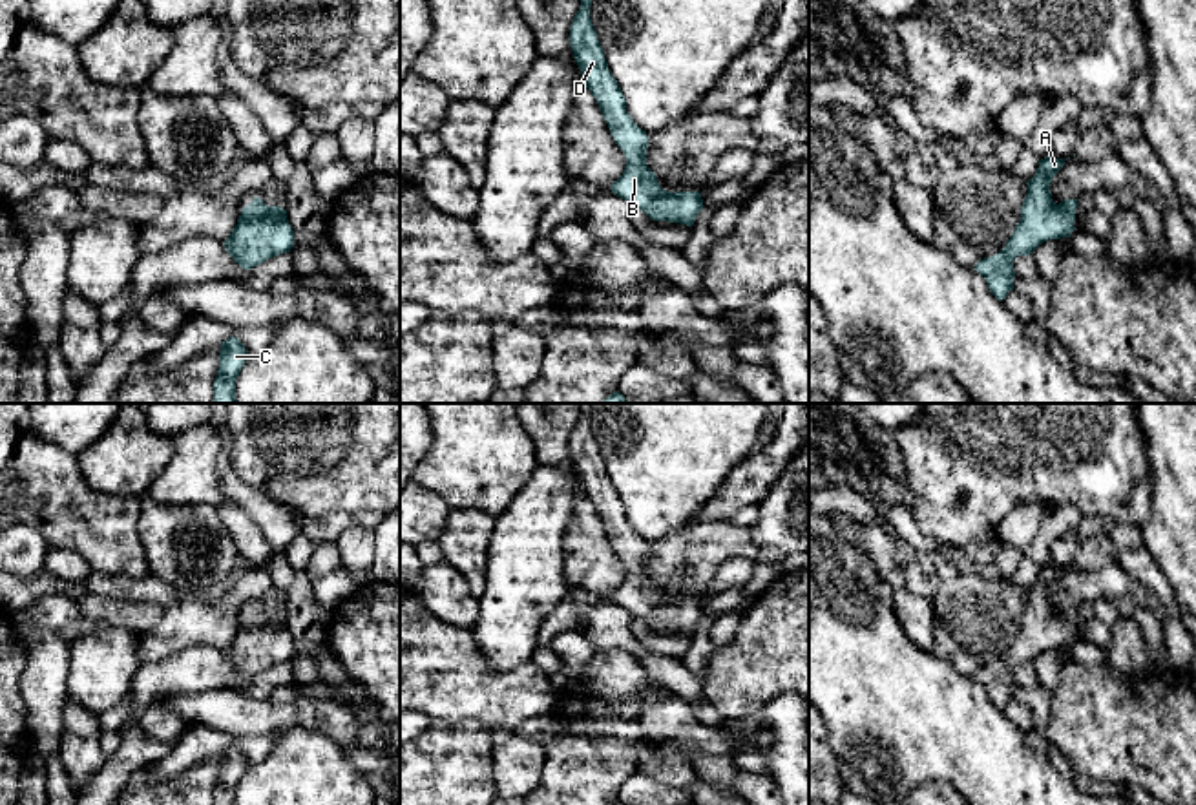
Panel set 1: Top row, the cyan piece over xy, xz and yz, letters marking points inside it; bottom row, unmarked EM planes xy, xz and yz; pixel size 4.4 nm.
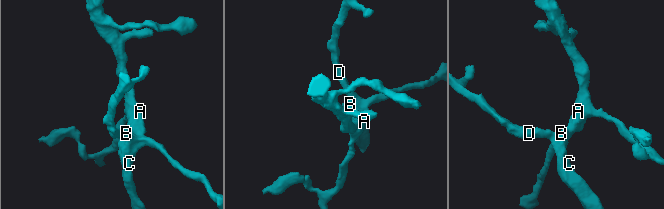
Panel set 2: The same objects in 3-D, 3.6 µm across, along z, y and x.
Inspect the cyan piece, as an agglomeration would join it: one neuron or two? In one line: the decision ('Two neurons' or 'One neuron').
One neuron

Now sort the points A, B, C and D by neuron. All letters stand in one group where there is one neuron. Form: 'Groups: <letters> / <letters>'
Groups: A B C D

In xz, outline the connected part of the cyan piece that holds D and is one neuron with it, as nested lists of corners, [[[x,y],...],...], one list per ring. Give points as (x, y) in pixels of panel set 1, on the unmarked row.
[[[592,403],[581,405],[581,416],[570,436],[570,455],[586,497],[595,506],[615,553],[626,566],[623,584],[612,601],[654,630],[692,635],[703,617],[699,601],[666,601],[646,575],[648,546],[626,520],[624,504],[608,478],[604,460],[590,427]]]

